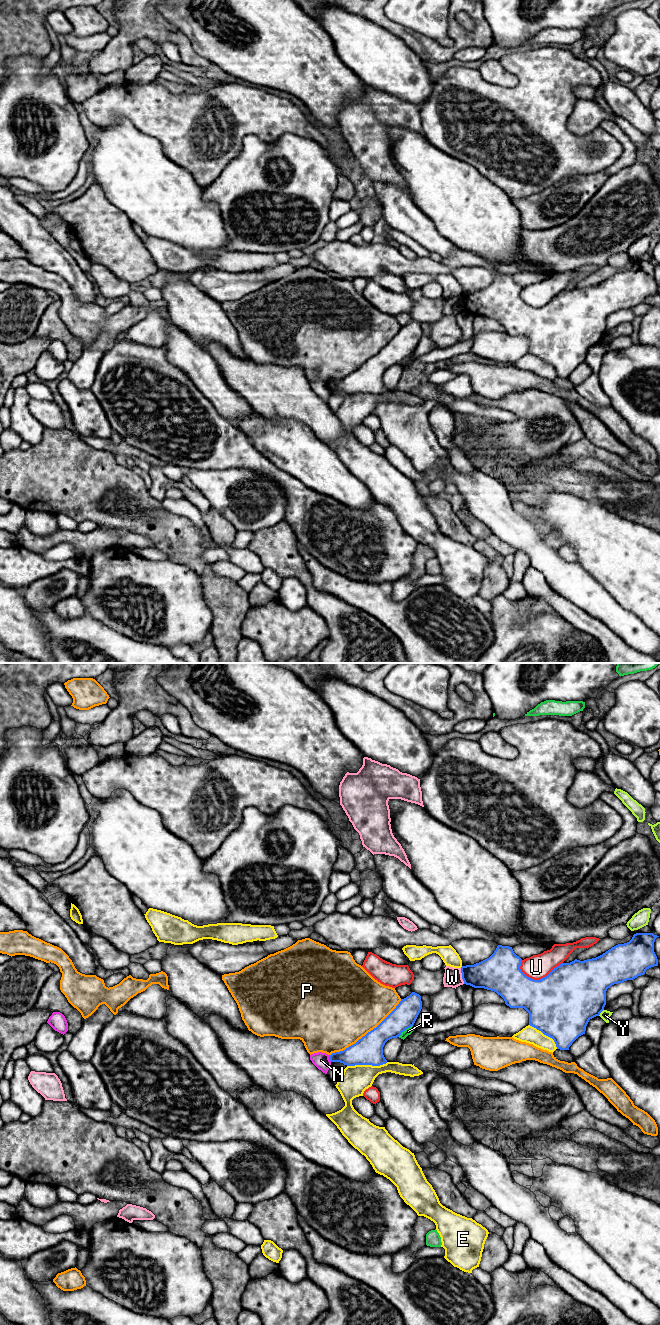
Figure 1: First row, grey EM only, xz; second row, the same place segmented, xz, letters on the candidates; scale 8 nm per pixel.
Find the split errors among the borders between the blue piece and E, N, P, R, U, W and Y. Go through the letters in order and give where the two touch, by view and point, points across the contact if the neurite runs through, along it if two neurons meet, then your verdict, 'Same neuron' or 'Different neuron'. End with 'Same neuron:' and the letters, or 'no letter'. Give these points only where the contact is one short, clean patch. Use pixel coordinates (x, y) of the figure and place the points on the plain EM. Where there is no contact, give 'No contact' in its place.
E: Touches blue at xz (367, 392). Different neuron
N: Touches blue at xz (329, 386). Boundary: xz (328, 383), (331, 389). Different neuron
P: Touches blue at xz (367, 361). Different neuron
R: Touches blue at xz (405, 357). Different neuron
U: Touches blue at xz (540, 307). Different neuron
W: Touches blue at xz (462, 304). Different neuron
Y: Touches blue at xz (601, 339). Different neuron
Same neuron: no letter

